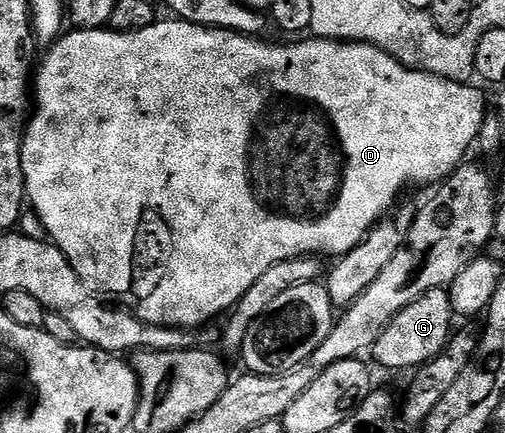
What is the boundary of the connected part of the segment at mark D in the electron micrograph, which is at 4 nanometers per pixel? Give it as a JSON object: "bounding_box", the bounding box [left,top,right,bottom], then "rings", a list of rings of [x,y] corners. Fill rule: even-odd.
{"bounding_box":[22,20,488,328],"rings":[[[156,20],[148,28],[140,28],[140,32],[116,32],[109,28],[100,30],[79,30],[77,28],[63,33],[62,37],[45,51],[42,63],[37,63],[36,73],[32,78],[32,113],[26,128],[26,135],[22,137],[22,163],[24,164],[24,180],[26,181],[26,197],[29,205],[34,205],[42,226],[47,230],[49,241],[64,252],[64,256],[72,264],[76,276],[91,292],[99,296],[111,294],[114,298],[123,298],[125,305],[133,313],[138,315],[141,322],[147,322],[153,326],[177,326],[179,328],[195,328],[202,326],[205,322],[213,320],[217,314],[225,315],[233,310],[235,304],[272,268],[272,264],[280,264],[284,260],[293,258],[304,258],[307,256],[341,256],[346,254],[369,232],[376,223],[381,222],[395,209],[399,201],[398,193],[405,186],[426,186],[429,182],[437,183],[445,180],[463,165],[466,153],[477,143],[482,121],[486,118],[488,107],[486,98],[474,87],[474,84],[463,84],[453,82],[447,78],[441,78],[435,74],[426,74],[423,70],[411,70],[410,67],[398,62],[389,54],[375,46],[369,46],[366,42],[333,42],[330,38],[307,37],[305,40],[290,40],[287,46],[277,46],[274,42],[261,42],[263,39],[249,34],[238,34],[234,30],[213,30],[207,26],[197,26],[191,22],[181,20],[170,20],[174,22],[162,22]]]}

